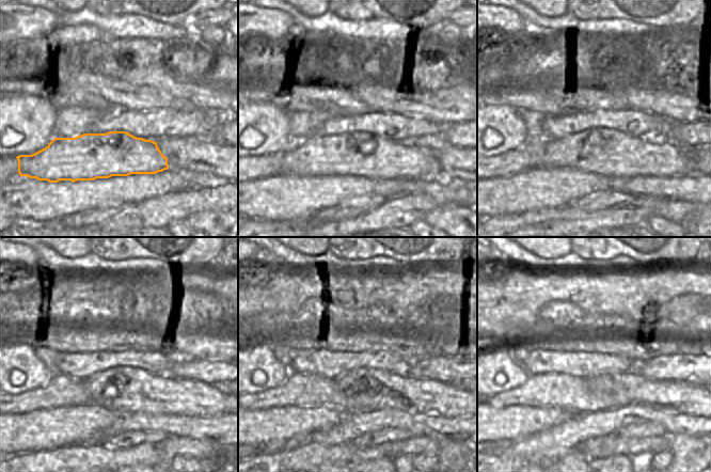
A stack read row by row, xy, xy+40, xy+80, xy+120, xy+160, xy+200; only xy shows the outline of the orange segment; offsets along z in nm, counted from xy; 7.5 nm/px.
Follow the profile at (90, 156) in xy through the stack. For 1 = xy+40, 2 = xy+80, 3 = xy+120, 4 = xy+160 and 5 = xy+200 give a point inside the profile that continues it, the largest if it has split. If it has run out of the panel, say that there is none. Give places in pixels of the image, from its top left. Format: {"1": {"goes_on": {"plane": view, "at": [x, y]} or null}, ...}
{"1": {"goes_on": {"plane": "xy+40", "at": [357, 154]}}, "2": {"goes_on": {"plane": "xy+80", "at": [610, 153]}}, "3": {"goes_on": {"plane": "xy+120", "at": [122, 390]}}, "4": {"goes_on": {"plane": "xy+160", "at": [367, 390]}}, "5": {"goes_on": {"plane": "xy+200", "at": [616, 389]}}}

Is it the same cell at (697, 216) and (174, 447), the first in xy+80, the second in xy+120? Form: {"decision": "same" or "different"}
{"decision": "same"}

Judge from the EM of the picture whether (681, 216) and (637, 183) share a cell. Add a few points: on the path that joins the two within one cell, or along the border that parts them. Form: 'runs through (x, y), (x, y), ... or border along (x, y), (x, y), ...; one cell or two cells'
border along (666, 198), (691, 202); two cells

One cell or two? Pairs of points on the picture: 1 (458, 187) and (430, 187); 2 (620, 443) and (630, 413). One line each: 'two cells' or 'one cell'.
1: one cell
2: two cells

